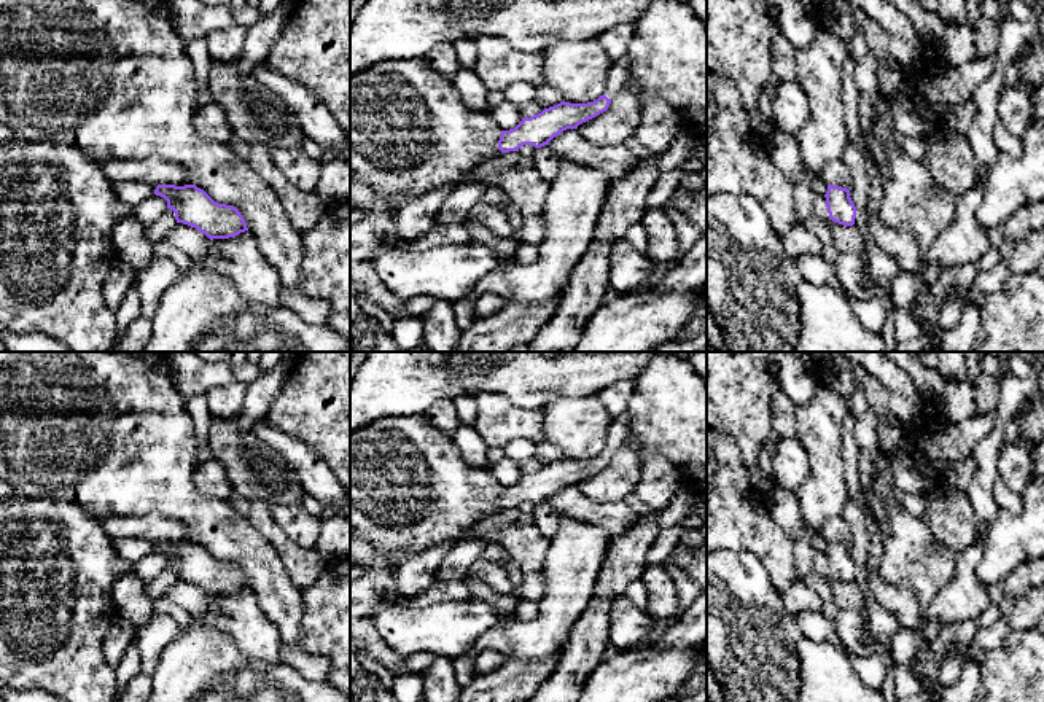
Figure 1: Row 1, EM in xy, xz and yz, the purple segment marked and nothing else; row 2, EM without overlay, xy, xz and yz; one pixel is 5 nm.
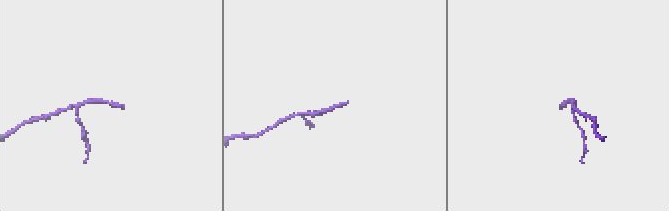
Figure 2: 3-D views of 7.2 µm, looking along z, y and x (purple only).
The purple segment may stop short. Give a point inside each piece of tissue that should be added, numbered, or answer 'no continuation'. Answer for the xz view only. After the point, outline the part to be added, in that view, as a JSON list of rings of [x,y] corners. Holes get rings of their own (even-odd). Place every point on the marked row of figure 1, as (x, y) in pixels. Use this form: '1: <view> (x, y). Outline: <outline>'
1: xz (618, 78). Outline: [[[624,56],[621,60],[613,62],[606,76],[605,96],[613,99],[621,91],[627,89],[630,81],[630,57]]]

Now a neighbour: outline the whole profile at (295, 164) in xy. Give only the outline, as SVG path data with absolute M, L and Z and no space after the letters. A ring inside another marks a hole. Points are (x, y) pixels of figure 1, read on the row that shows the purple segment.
M271 148L271 159L277 169L291 181L296 188L304 191L315 191L315 186L321 175L320 162L310 159L299 148Z

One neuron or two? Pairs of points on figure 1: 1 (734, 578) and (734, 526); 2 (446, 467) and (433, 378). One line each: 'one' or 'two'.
1: two
2: two

